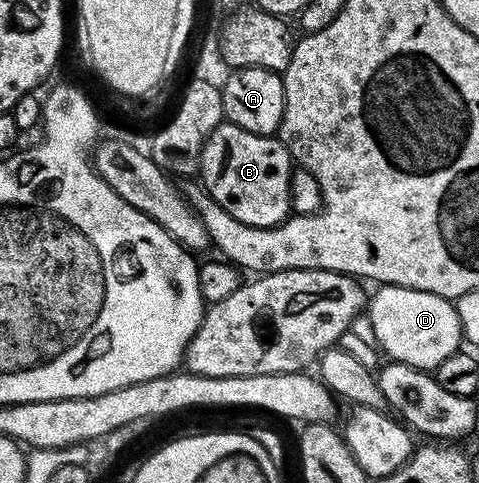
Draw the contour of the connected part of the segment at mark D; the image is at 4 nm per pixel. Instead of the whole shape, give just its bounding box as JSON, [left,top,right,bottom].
[367,283,463,372]

